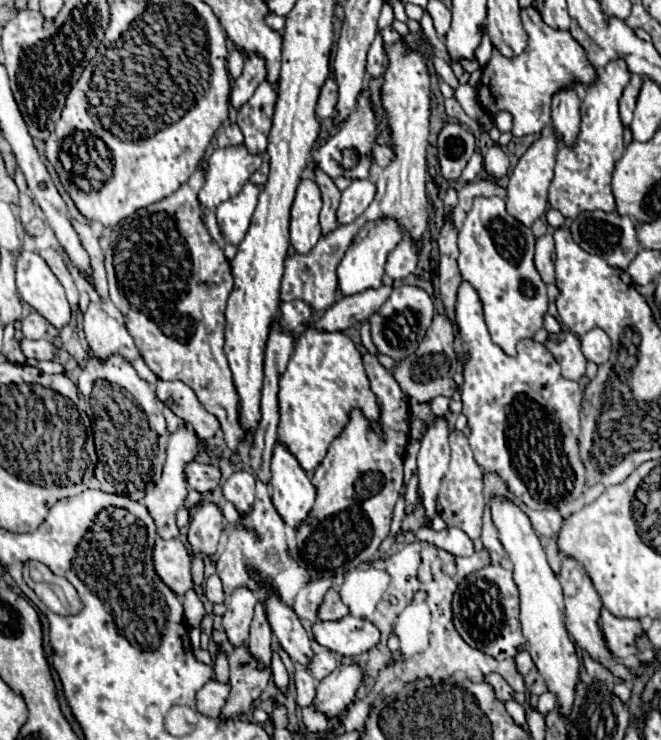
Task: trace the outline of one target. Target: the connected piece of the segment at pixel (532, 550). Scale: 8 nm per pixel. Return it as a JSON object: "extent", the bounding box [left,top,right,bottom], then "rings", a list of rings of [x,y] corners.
{"extent":[489,496,579,718],"rings":[[[493,496],[489,502],[493,524],[499,532],[499,540],[513,562],[513,580],[521,594],[521,630],[529,644],[529,654],[535,662],[535,668],[545,680],[545,686],[551,694],[557,696],[557,710],[563,718],[571,714],[575,700],[575,686],[579,682],[579,658],[573,640],[569,638],[563,624],[563,594],[557,576],[547,564],[545,550],[539,542],[537,532],[533,530],[527,514],[503,496]]]}

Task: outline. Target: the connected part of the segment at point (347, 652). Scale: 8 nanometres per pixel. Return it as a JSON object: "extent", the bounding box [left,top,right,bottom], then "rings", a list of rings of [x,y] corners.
{"extent":[313,616,379,658],"rings":[[[355,616],[329,624],[315,624],[313,634],[321,646],[333,650],[339,656],[353,658],[369,652],[379,642],[379,630],[369,622]]]}

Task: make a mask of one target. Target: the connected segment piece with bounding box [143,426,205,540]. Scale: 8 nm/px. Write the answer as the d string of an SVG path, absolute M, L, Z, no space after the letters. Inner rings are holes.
M191 426L185 428L177 428L171 436L169 436L169 444L167 444L167 460L165 460L165 468L163 468L163 476L159 480L159 484L155 486L155 490L151 490L145 498L143 498L143 506L147 508L149 516L153 518L155 526L157 526L157 534L163 540L169 538L179 538L179 528L175 524L175 514L177 510L183 506L187 494L189 494L189 486L185 480L185 468L187 464L203 450L203 440L191 430Z

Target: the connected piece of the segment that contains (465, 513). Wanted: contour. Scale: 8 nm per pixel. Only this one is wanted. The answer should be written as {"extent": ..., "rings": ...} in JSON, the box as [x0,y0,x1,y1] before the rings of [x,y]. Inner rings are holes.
{"extent":[437,430,485,540],"rings":[[[453,430],[449,432],[449,444],[451,444],[451,462],[449,472],[443,478],[439,498],[437,498],[437,514],[445,520],[447,526],[461,528],[471,540],[481,536],[481,514],[485,508],[483,498],[483,470],[473,458],[473,450],[465,438],[463,432]]]}

